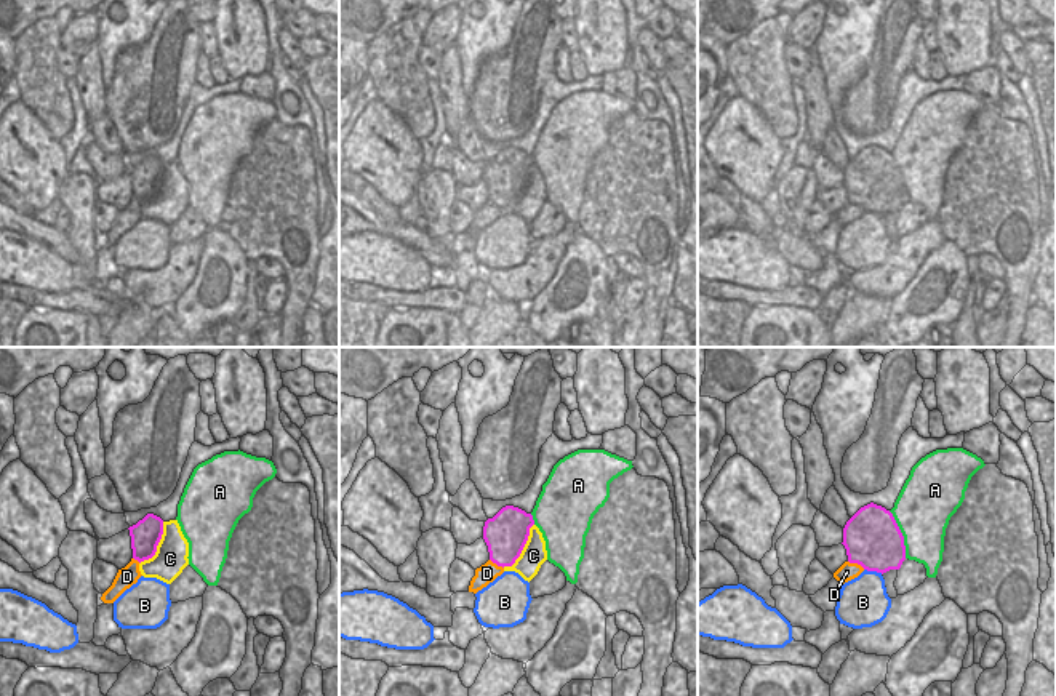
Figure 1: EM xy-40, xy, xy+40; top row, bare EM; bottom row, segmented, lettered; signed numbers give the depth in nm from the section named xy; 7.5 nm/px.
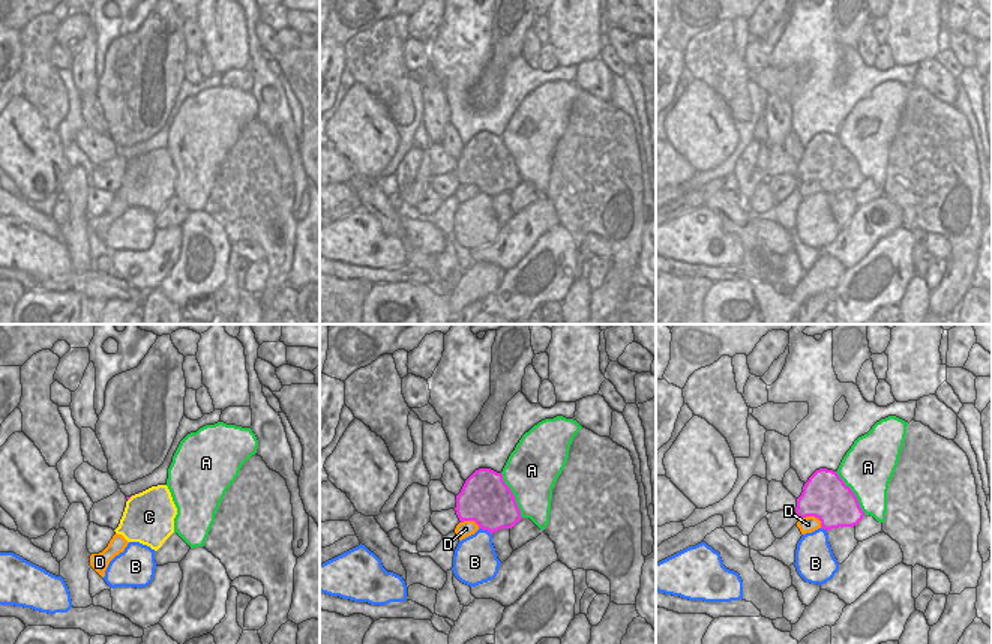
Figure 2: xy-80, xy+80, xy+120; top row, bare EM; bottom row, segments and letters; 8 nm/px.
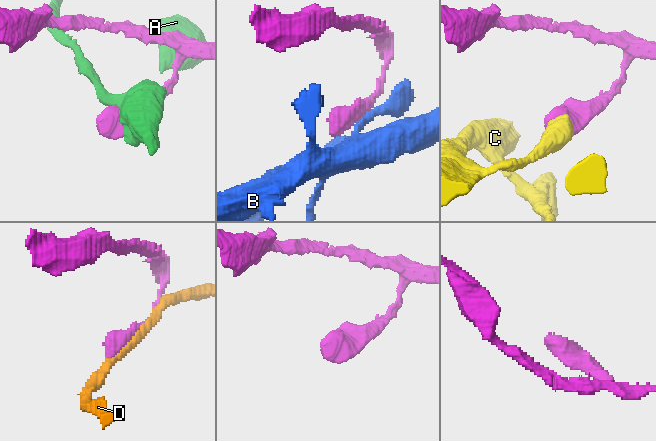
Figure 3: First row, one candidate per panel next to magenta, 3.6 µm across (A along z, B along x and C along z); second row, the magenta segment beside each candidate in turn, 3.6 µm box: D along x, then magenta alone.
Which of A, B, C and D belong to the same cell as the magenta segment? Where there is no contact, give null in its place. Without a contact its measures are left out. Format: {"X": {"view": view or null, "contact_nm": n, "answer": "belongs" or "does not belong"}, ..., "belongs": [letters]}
{"A": {"view": "xy+40", "contact_nm": 380, "answer": "does not belong"}, "B": {"view": "xy+40", "contact_nm": 150, "answer": "does not belong"}, "C": {"view": "xy", "contact_nm": 400, "answer": "does not belong"}, "D": {"view": "xy+40", "contact_nm": 150, "answer": "does not belong"}, "belongs": []}

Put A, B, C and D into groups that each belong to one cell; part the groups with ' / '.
A / B / C / D

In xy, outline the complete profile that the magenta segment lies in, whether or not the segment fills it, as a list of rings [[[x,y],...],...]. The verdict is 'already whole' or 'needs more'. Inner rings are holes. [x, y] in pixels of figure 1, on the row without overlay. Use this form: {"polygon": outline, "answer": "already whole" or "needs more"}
{"polygon": [[[506,147],[488,160],[483,168],[483,181],[490,202],[502,210],[512,208],[523,192],[533,166],[533,157],[514,147]]], "answer": "already whole"}

